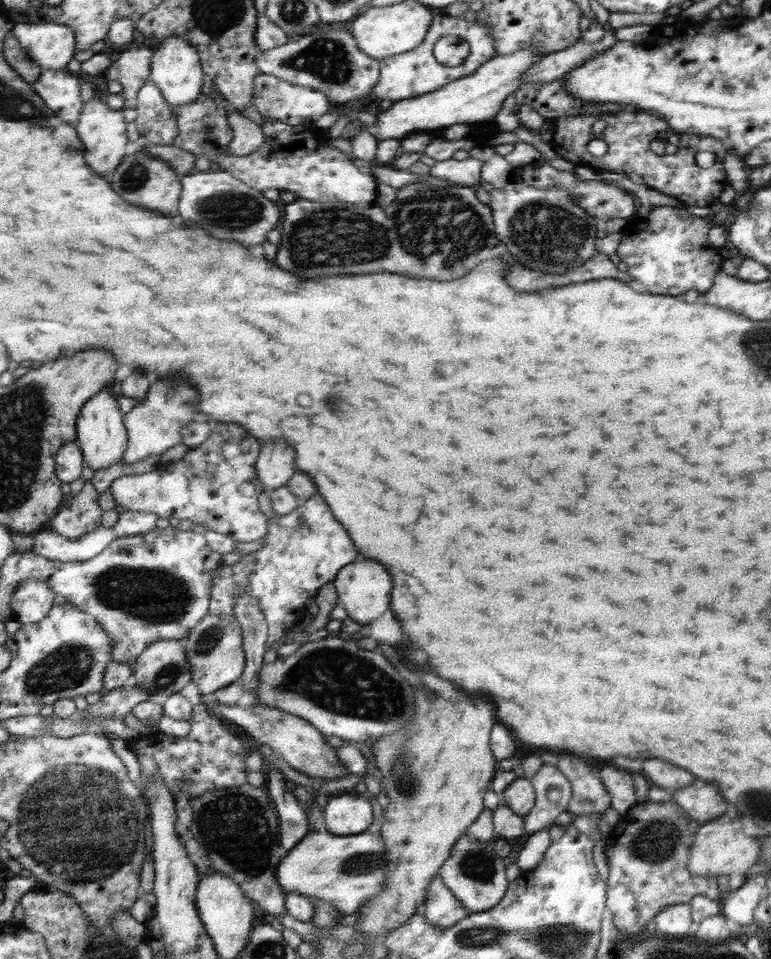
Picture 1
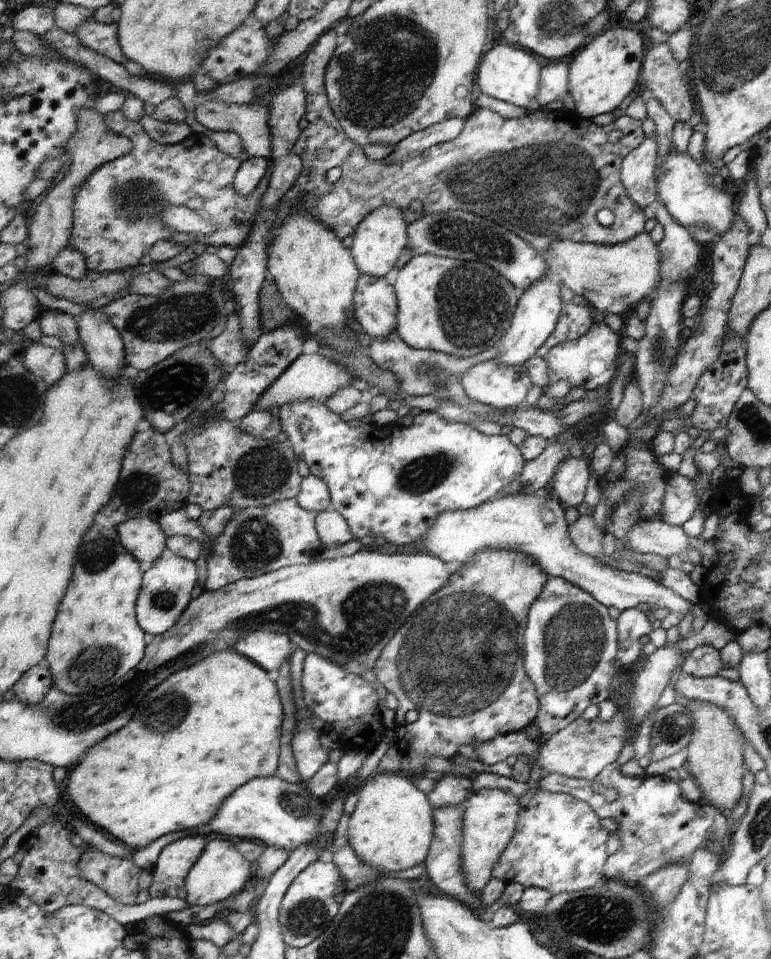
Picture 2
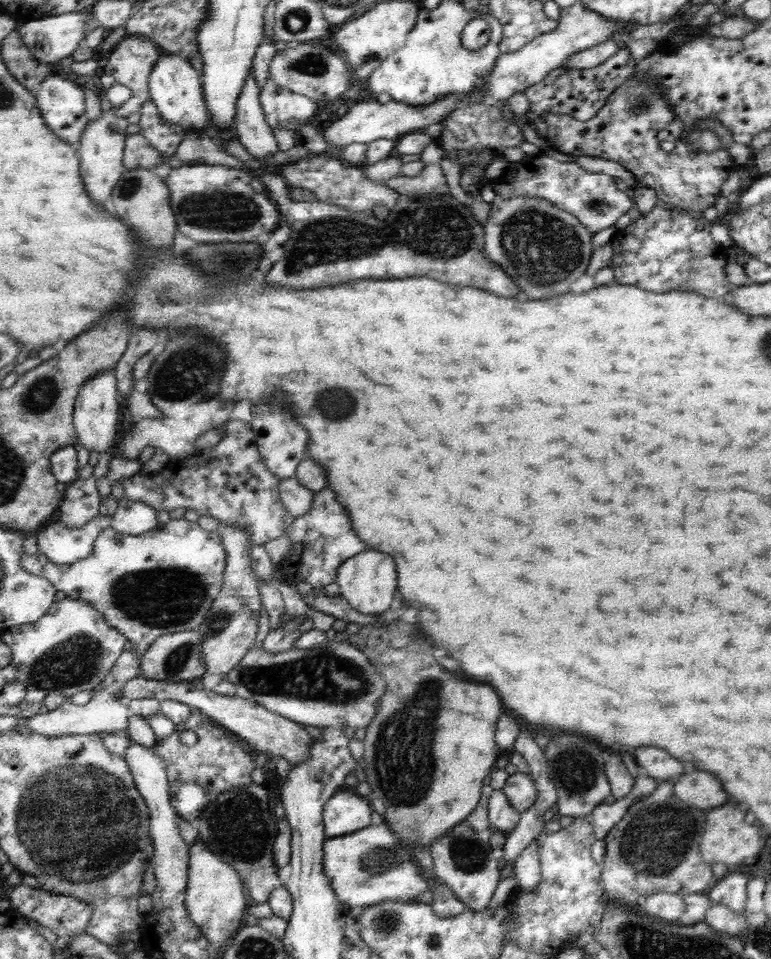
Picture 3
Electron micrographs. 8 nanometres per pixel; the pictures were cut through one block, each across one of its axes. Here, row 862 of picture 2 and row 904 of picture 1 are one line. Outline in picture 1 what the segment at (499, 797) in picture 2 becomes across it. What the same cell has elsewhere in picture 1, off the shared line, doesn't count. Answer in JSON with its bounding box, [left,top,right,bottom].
[441,834,511,914]

